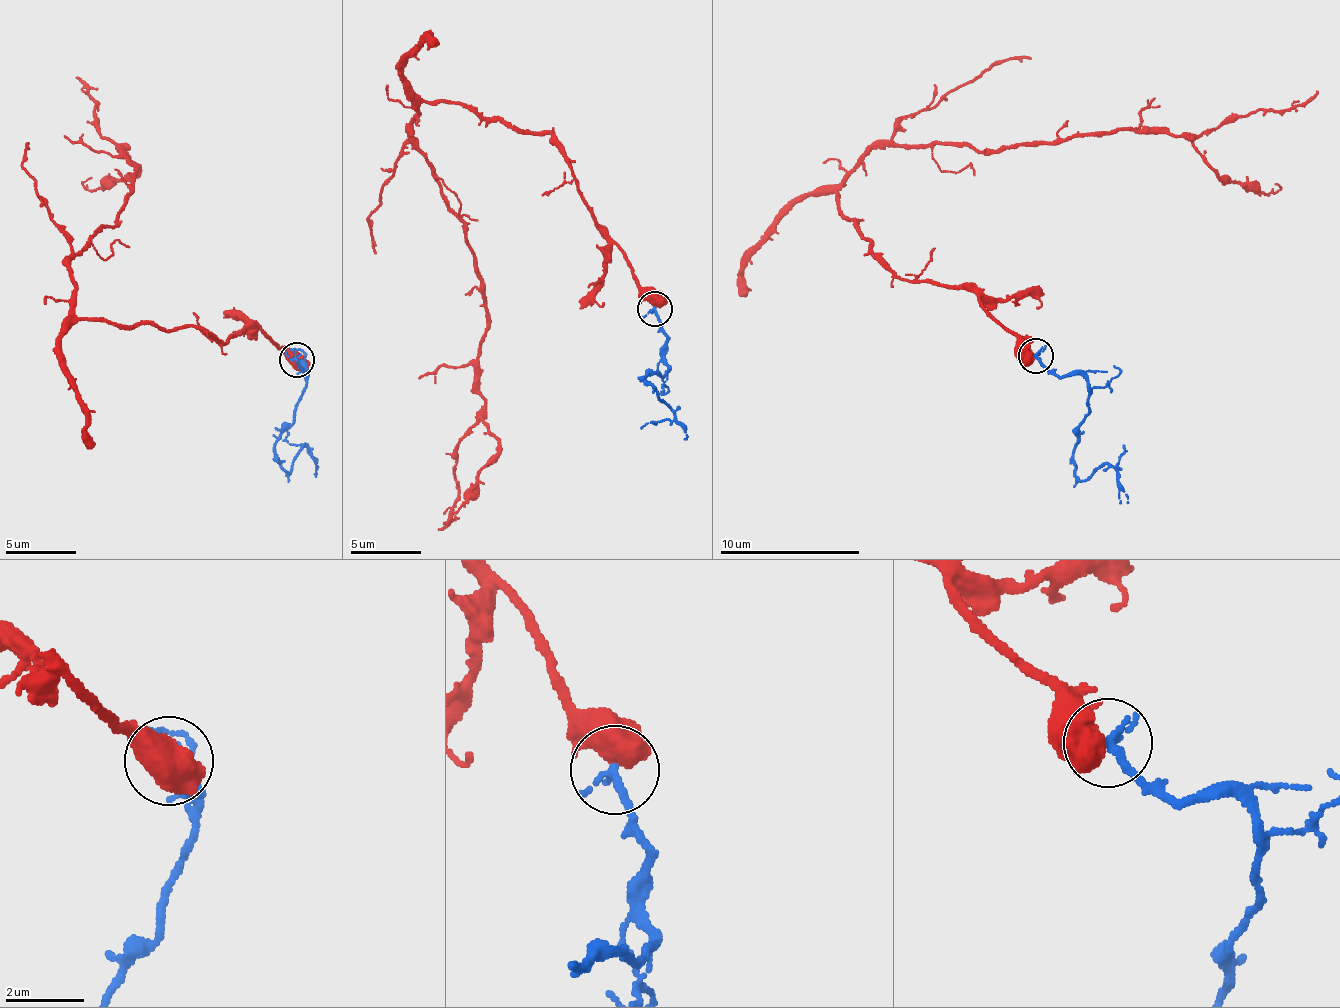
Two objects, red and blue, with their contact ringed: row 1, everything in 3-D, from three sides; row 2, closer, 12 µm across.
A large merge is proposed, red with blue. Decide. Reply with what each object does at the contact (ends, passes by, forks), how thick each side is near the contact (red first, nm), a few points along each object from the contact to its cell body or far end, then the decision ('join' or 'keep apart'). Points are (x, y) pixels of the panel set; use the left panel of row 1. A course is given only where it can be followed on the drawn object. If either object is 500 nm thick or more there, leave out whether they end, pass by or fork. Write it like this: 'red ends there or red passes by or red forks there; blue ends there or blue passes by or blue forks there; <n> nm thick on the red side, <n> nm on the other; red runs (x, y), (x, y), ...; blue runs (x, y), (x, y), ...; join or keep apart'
550 nm thick on the red side, 260 nm on the other; red runs (298, 361), (252, 326), (224, 344), (79, 318), (73, 256), (114, 224), (134, 178), (76, 76); blue runs (298, 360), (307, 371), (302, 398), (275, 446), (288, 470), (305, 446), (314, 474); join

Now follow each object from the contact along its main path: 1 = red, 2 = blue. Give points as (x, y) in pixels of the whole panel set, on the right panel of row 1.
1: (1033, 357), (970, 289), (899, 278), (841, 211), (842, 180), (874, 149), (1196, 138), (1317, 90)
2: (1036, 357), (1058, 376), (1079, 376), (1089, 389), (1074, 468), (1085, 478), (1110, 466), (1128, 502)

